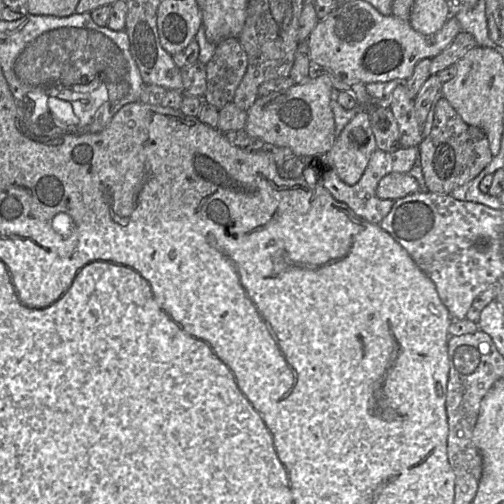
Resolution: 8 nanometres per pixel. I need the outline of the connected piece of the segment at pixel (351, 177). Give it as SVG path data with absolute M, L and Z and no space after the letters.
M359 112L336 137L327 155L339 178L348 185L354 185L362 177L376 150L370 113Z

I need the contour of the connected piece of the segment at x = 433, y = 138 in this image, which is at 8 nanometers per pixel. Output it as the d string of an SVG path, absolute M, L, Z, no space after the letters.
M444 97L435 106L432 130L419 147L419 164L427 191L450 194L474 179L492 160L488 138L483 130L467 124Z

